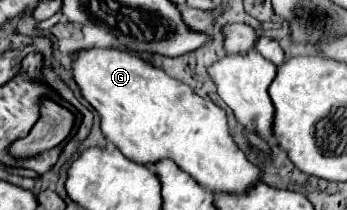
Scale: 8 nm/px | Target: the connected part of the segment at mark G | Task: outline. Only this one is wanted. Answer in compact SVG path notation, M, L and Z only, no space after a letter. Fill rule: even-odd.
M88 48L78 50L72 56L70 72L78 84L86 102L100 114L102 132L126 158L138 164L152 164L160 158L174 160L184 172L188 172L198 184L208 190L220 192L244 192L252 182L260 180L260 170L250 164L244 152L230 138L230 128L226 122L226 112L210 100L200 98L190 86L170 78L162 68L156 68L142 58L116 48Z

